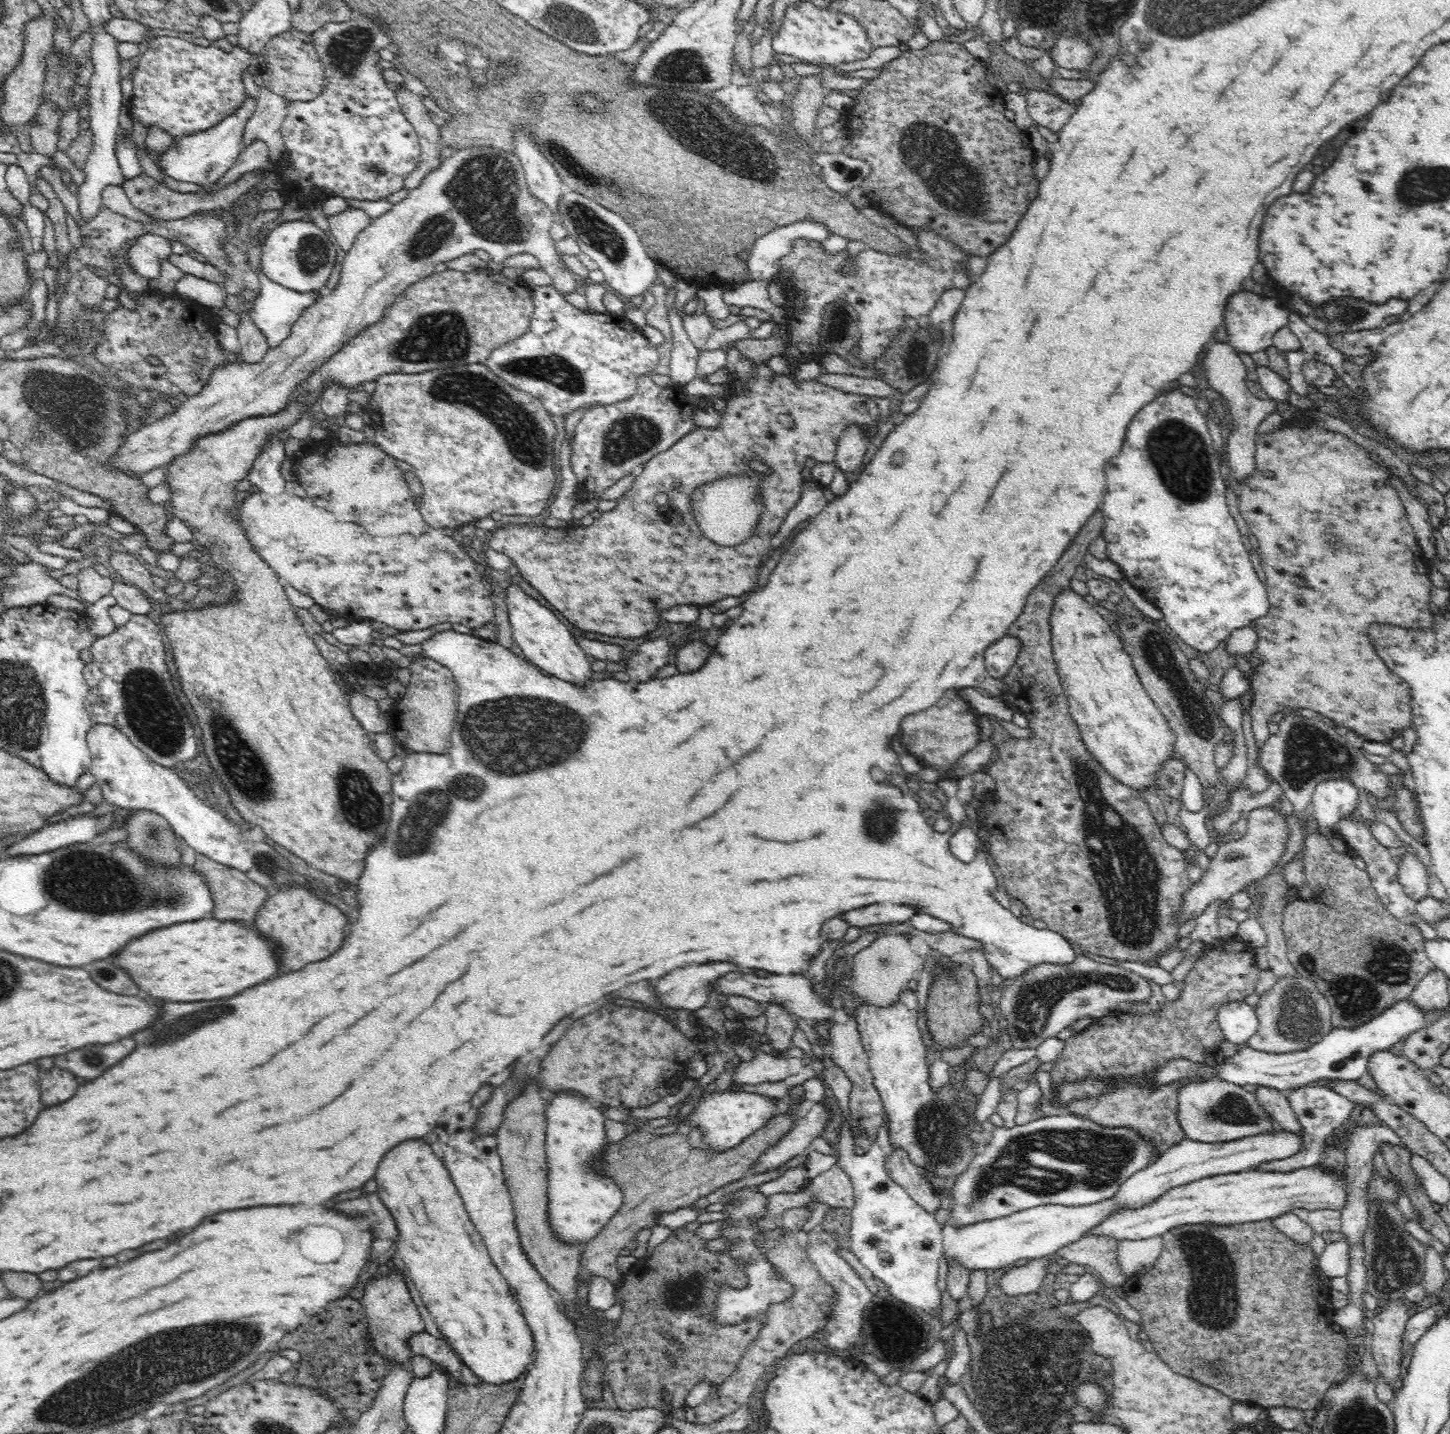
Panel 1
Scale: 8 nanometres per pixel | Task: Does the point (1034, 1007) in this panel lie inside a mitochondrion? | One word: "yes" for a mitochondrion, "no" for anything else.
yes

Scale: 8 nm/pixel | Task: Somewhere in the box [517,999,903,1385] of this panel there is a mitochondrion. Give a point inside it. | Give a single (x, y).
(686, 1296)

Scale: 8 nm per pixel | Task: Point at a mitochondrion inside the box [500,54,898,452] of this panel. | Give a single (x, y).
(690, 122)

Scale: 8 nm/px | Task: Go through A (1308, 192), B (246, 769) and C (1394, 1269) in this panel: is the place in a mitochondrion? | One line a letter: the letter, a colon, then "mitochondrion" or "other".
A: other
B: mitochondrion
C: mitochondrion

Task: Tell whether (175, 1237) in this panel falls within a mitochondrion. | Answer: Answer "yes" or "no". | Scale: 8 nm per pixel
no

